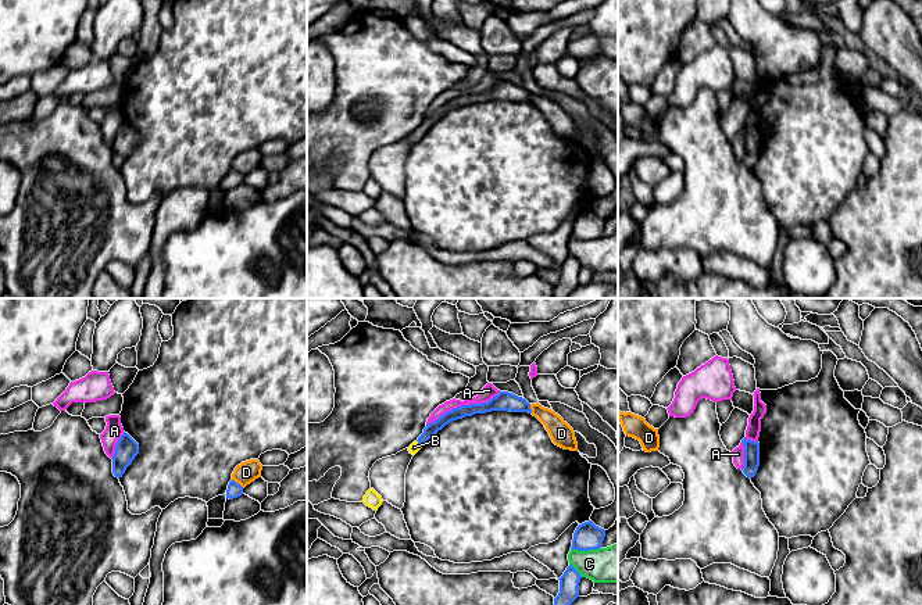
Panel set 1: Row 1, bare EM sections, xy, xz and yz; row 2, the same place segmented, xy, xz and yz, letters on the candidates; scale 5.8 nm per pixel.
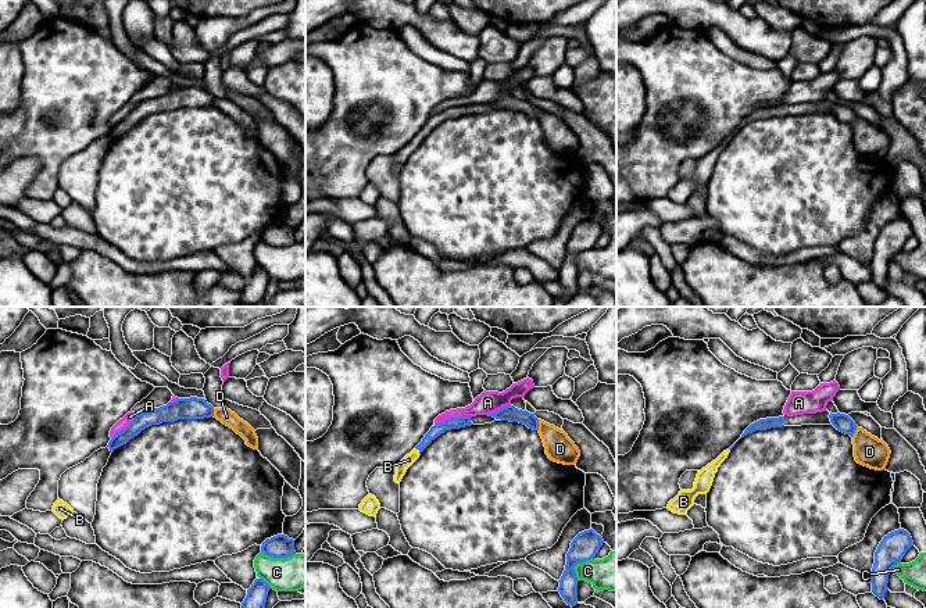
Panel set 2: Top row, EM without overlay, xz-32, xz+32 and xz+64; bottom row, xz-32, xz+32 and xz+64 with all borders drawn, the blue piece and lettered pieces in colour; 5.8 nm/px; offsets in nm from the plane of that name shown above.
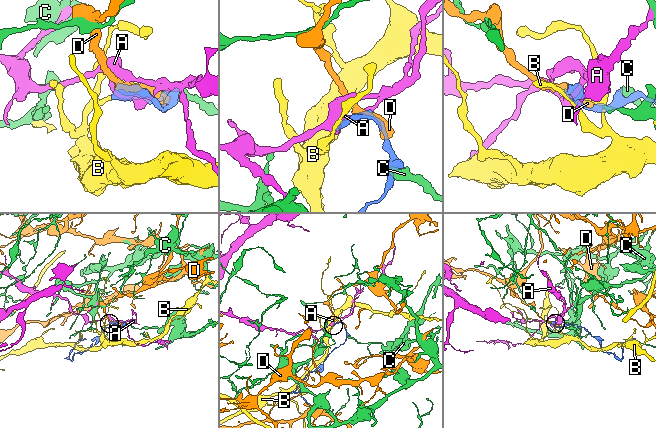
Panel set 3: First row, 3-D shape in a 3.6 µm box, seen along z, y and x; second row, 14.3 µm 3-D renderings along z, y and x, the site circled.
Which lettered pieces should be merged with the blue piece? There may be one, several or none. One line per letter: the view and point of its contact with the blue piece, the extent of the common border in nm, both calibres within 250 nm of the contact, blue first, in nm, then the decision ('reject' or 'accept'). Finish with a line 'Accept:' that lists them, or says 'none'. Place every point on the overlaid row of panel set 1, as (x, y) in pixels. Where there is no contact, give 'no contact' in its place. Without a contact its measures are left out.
A: xz (463, 405) | 480 nm | 110/80 nm | reject
B: xz (418, 443) | 50 nm | 70/60 nm | accept
C: xz (585, 550) | 180 nm | 160/220 nm | reject
D: xy (238, 483) | 90 nm | 90/120 nm | reject
Accept: B

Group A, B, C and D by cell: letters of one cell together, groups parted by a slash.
A / B / C / D

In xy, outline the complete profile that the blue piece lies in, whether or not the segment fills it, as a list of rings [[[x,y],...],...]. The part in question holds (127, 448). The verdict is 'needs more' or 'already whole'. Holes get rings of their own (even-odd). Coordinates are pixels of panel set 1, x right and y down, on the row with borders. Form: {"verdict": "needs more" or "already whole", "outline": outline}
{"verdict": "already whole", "outline": [[[124,432],[117,443],[115,452],[112,457],[112,473],[115,477],[122,477],[126,468],[132,463],[135,457],[139,454],[139,444]]]}

